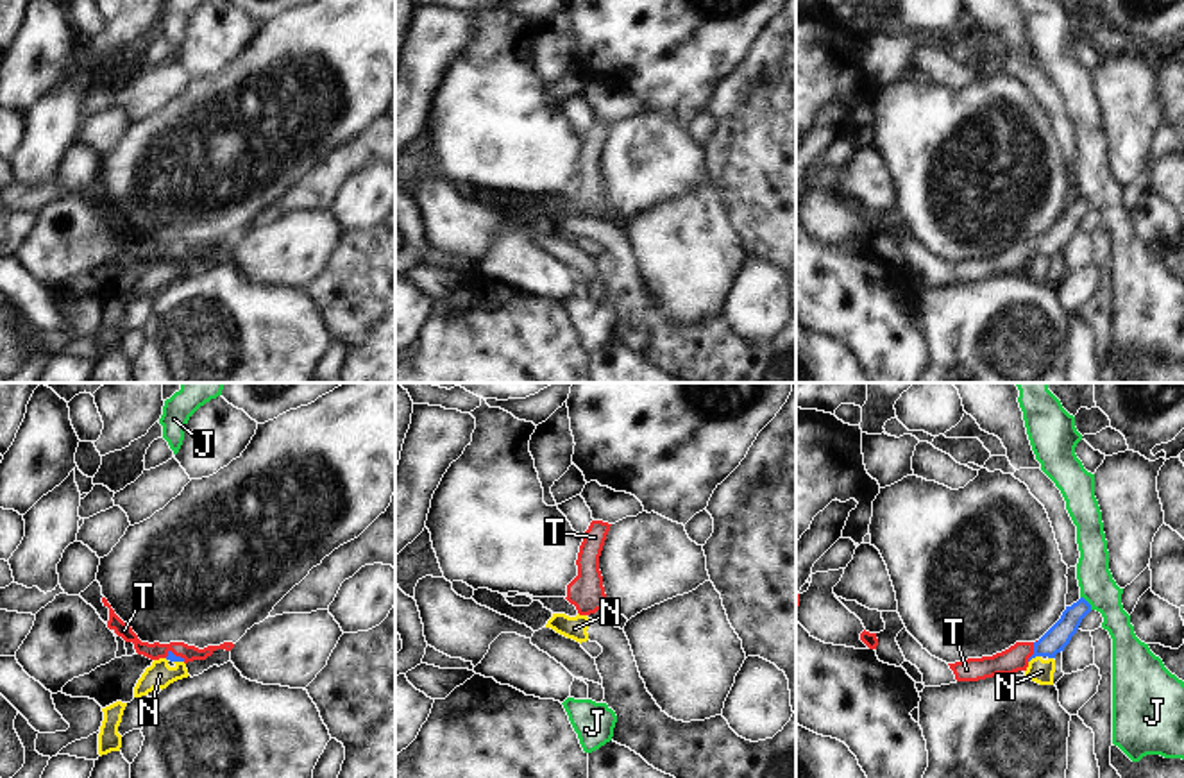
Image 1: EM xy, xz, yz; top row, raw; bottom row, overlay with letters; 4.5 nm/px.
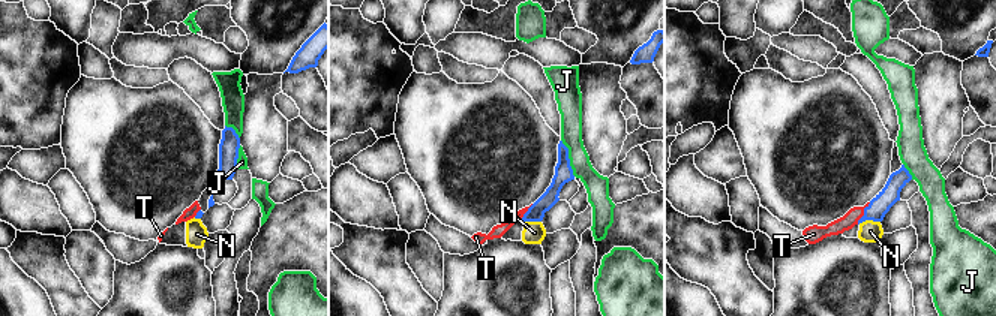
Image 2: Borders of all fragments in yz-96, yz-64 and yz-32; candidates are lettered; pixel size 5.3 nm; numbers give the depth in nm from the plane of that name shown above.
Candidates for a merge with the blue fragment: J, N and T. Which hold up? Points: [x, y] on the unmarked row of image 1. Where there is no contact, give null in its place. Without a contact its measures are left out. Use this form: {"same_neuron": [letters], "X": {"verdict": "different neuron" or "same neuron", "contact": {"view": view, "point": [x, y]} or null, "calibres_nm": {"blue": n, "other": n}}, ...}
{"same_neuron": ["T"], "J": {"verdict": "different neuron", "contact": {"view": "yz", "point": [1088, 202]}, "calibres_nm": {"blue": 110, "other": 160}}, "N": {"verdict": "different neuron", "contact": {"view": "yz", "point": [1034, 256]}, "calibres_nm": {"blue": 110, "other": 110}}, "T": {"verdict": "same neuron", "contact": {"view": "yz", "point": [1034, 251]}, "calibres_nm": {"blue": 110, "other": 120}}}

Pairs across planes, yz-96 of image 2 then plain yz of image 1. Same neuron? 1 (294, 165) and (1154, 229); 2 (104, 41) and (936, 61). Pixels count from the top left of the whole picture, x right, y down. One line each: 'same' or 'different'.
1: different
2: different

